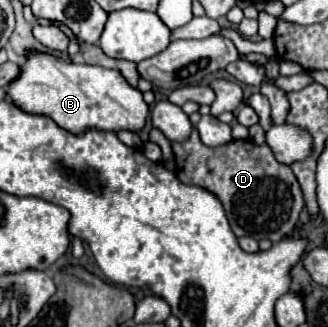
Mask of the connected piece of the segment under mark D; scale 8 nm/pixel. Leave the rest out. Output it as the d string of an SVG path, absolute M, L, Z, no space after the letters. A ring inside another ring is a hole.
M193 131L187 141L173 143L173 153L175 153L175 163L177 163L177 177L187 185L197 185L197 187L203 187L203 189L211 191L213 195L217 195L227 211L231 229L237 237L249 235L257 241L269 239L269 241L277 243L277 241L285 239L297 225L299 215L303 211L303 195L299 189L299 183L297 183L291 167L283 167L281 163L277 163L267 145L255 145L251 141L231 141L223 147L211 149L211 147L205 147L199 141L197 131Z

